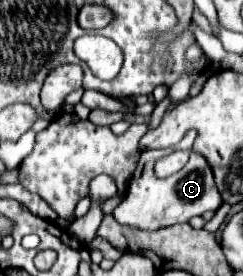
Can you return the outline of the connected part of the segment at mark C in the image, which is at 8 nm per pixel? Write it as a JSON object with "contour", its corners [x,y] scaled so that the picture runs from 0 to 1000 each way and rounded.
{"contour":[[[588,543],[580,551],[580,572],[572,572],[572,594],[564,594],[564,616],[547,623],[547,645],[531,659],[531,688],[523,688],[523,710],[506,717],[506,732],[465,761],[465,783],[490,812],[523,812],[539,826],[564,826],[564,833],[605,833],[605,841],[638,841],[638,833],[663,833],[663,826],[687,826],[687,819],[712,819],[712,812],[737,812],[737,804],[770,804],[778,790],[794,783],[827,783],[835,768],[852,761],[893,761],[909,746],[909,710],[901,710],[901,688],[885,681],[885,659],[877,659],[877,623],[852,594],[852,580],[835,580],[835,565],[811,565],[794,558],[786,580],[712,638],[687,638],[687,645],[646,645],[638,638],[638,587],[654,580],[654,565],[679,565],[663,558],[663,543]]]}

